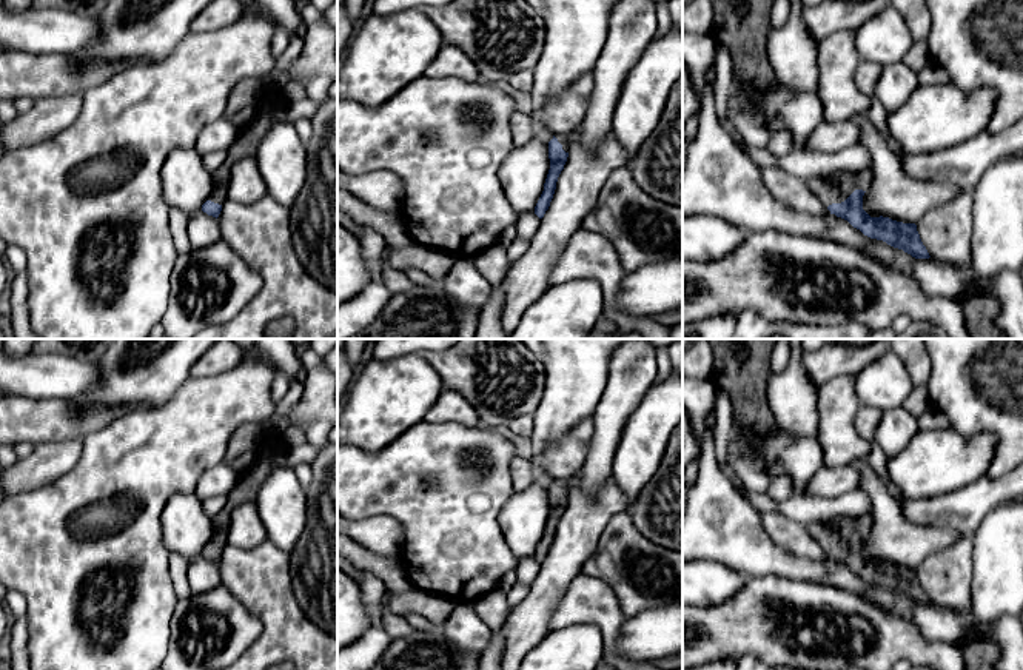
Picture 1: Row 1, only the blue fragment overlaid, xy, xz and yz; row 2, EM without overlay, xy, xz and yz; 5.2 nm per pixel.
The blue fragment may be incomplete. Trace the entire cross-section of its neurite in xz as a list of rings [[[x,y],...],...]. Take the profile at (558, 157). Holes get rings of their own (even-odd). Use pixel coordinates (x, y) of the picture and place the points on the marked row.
[[[562,134],[553,136],[548,142],[550,169],[544,183],[544,191],[535,206],[535,214],[542,219],[553,199],[556,182],[569,157],[569,145]]]

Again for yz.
[[[863,171],[812,177],[807,185],[830,214],[847,220],[864,236],[883,240],[915,259],[929,259],[931,256],[920,239],[915,223],[903,223],[883,216],[870,217],[863,209],[863,196],[870,182],[870,171]]]

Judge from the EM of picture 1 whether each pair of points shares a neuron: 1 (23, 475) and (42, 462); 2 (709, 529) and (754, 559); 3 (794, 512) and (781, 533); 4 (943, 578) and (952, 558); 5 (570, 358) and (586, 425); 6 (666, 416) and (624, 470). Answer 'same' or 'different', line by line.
1: same
2: same
3: different
4: same
5: different
6: same

